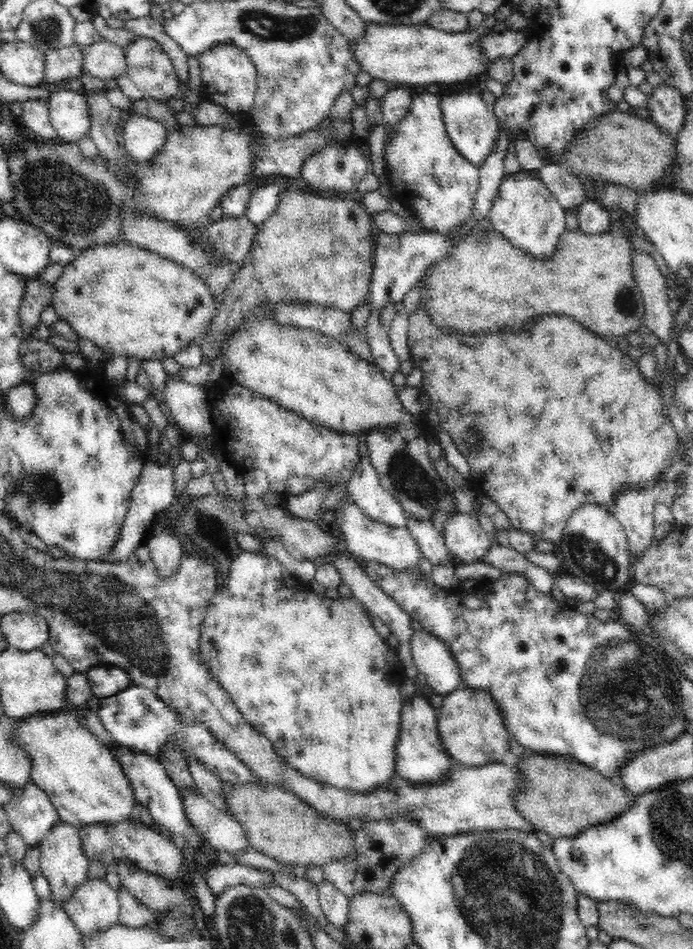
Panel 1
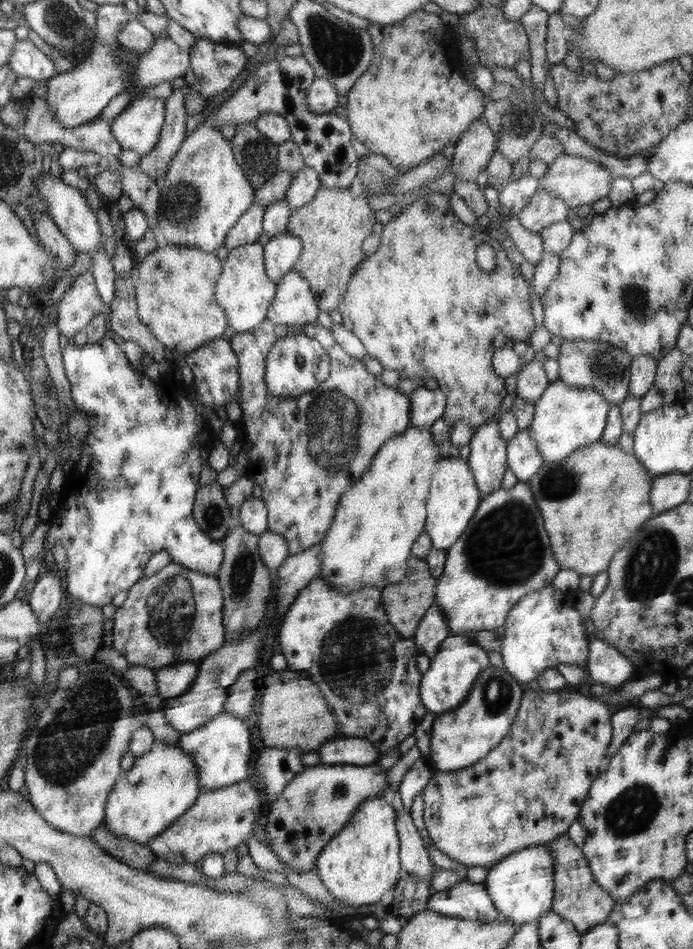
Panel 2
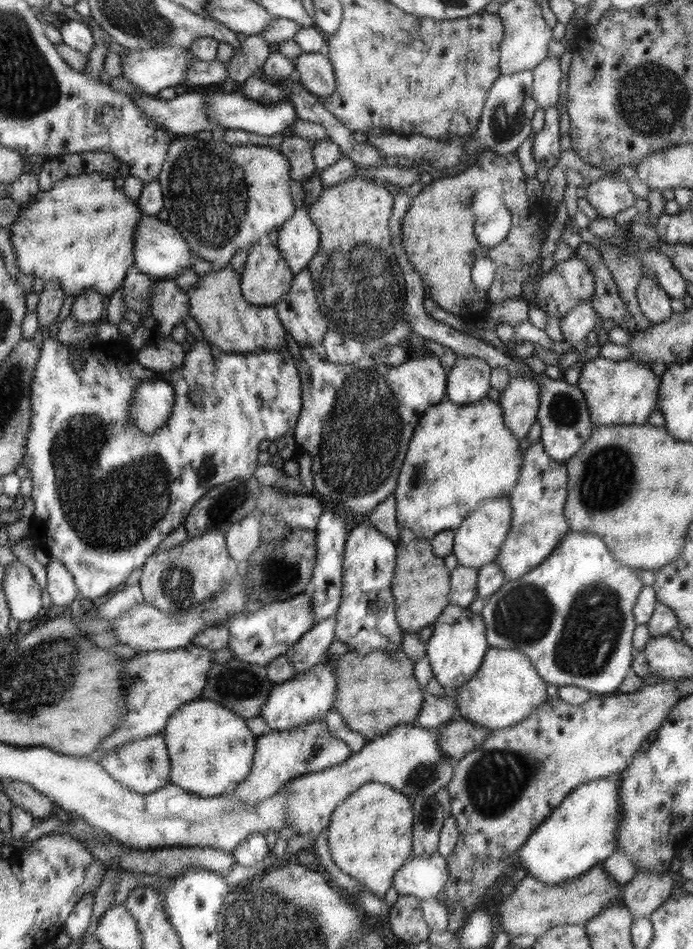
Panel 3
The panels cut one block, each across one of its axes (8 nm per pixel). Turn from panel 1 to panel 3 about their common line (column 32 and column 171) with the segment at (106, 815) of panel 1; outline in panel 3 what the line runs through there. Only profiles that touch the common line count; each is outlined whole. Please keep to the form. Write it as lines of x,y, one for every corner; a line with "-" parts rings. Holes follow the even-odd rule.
198,700
186,703
174,712
165,724
164,741
171,762
169,782
202,798
230,795
252,771
257,738
246,726
246,718
238,716
231,708
224,708
213,700

